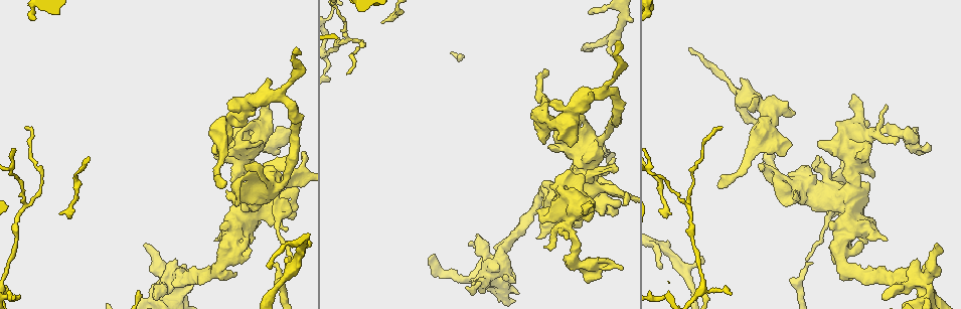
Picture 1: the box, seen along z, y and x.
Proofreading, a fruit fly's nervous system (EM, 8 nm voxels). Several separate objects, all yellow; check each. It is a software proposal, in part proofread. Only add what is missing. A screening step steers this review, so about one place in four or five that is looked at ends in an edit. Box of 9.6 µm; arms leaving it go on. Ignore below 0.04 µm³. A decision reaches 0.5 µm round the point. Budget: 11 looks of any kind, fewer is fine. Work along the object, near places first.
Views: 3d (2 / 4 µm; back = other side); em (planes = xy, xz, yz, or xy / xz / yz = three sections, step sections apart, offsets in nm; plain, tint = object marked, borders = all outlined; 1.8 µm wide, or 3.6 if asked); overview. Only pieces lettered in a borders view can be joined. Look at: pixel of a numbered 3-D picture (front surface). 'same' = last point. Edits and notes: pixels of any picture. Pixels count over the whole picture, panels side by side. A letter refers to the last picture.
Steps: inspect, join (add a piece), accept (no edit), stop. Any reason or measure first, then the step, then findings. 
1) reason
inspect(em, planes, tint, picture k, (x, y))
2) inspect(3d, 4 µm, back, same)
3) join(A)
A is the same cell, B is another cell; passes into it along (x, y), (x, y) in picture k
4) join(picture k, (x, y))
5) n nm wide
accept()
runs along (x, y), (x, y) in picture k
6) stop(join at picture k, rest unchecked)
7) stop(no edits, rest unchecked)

an open end
inspect(em, planes, borders, picture 1, (154, 297))

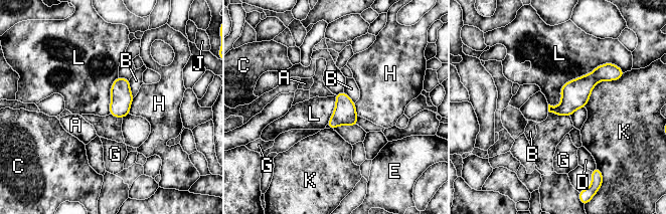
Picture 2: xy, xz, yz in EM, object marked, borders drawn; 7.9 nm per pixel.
accept()
A, B, C, D, E, G, H, J, K and L are other cells; border along (617, 65), (548, 104) in picture 2; none of them fits

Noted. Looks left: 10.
free end
inspect(em, planes, borders, picture 1, (927, 144))

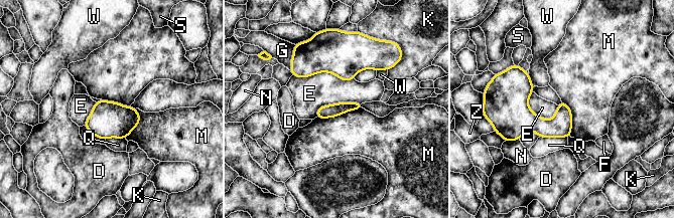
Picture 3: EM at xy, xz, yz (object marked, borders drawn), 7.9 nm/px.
accept()
D, E, F, G, K, M, N, Q, S, W and Z are other cells; no lettered piece goes on from it

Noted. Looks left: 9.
sudden change in width
inspect(3d, 4 µm, picture 1, (874, 134))

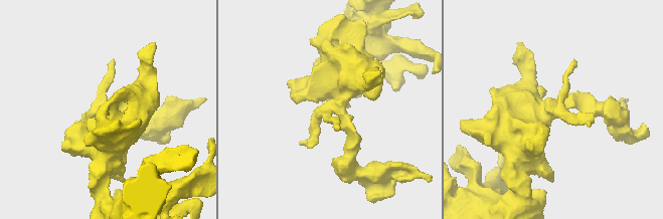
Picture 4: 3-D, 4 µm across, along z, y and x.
now the EM
inspect(em, 3.6 µm, xy, step 8, tint, picture 4, (552, 110))

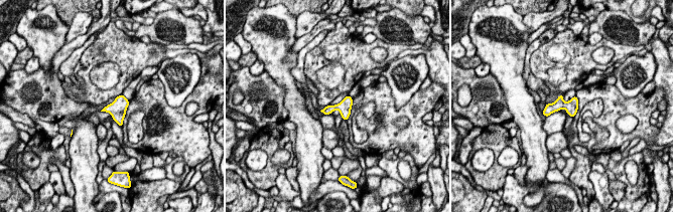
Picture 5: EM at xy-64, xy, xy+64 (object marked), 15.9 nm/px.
inspect(em, 3.6 µm, planes, borders, same)

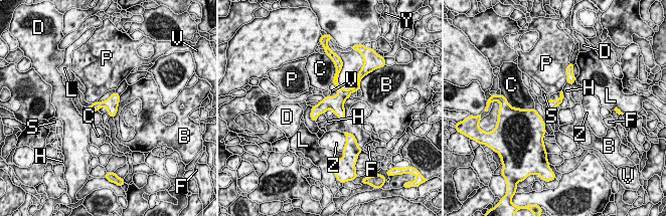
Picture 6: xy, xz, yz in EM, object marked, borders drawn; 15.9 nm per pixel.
160 nm wide
accept()
B, C, D, F, H, L, P, S, V, Y and Z are other cells; runs along (348, 91), (313, 116) in picture 6; none of them fits

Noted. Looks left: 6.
branch stops here
inspect(em, xz, step 4, borders, picture 1, (836, 214))

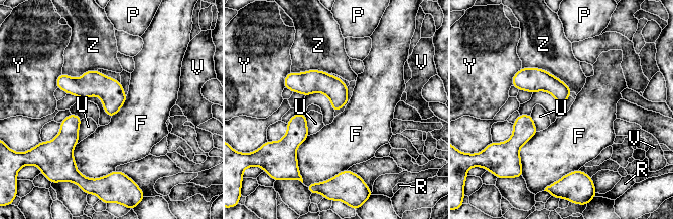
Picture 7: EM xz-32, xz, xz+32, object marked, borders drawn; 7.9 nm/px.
cut it another way
inspect(em, planes, borders, same)

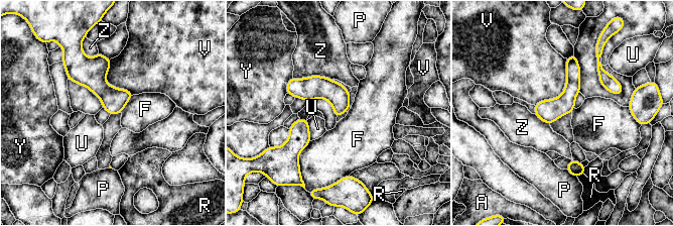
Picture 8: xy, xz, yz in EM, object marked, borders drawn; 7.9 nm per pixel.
accept()
A, F, P, R, U, V, Y and Z are other cells; none of them fits

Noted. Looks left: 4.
free end
inspect(3d, 4 µm, picture 1, (612, 55))

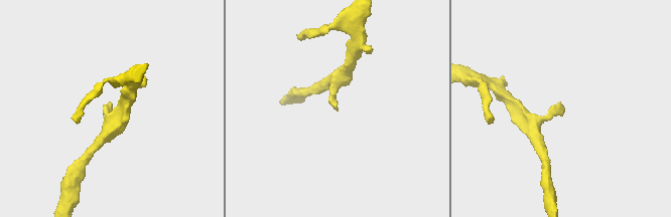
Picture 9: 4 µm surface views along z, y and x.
inspect(em, planes, tint, picture 9, (111, 108))

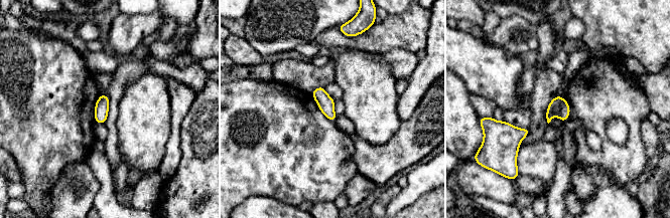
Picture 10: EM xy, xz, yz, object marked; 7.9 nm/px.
see the neighbours
inspect(em, planes, borders, same)

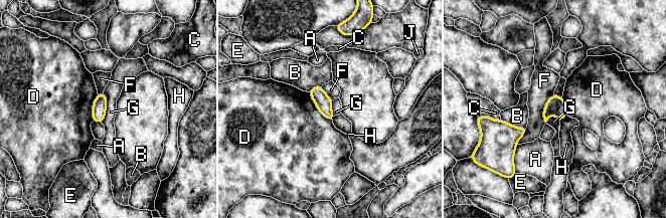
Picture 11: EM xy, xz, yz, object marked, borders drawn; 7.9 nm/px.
accept()
A, B, C, D, E, F, G, H and J are other cells; border along (104, 92), (107, 110), (101, 123) in picture 11; no lettered piece goes on from it

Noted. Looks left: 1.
stop(no edits, rest unchecked)

